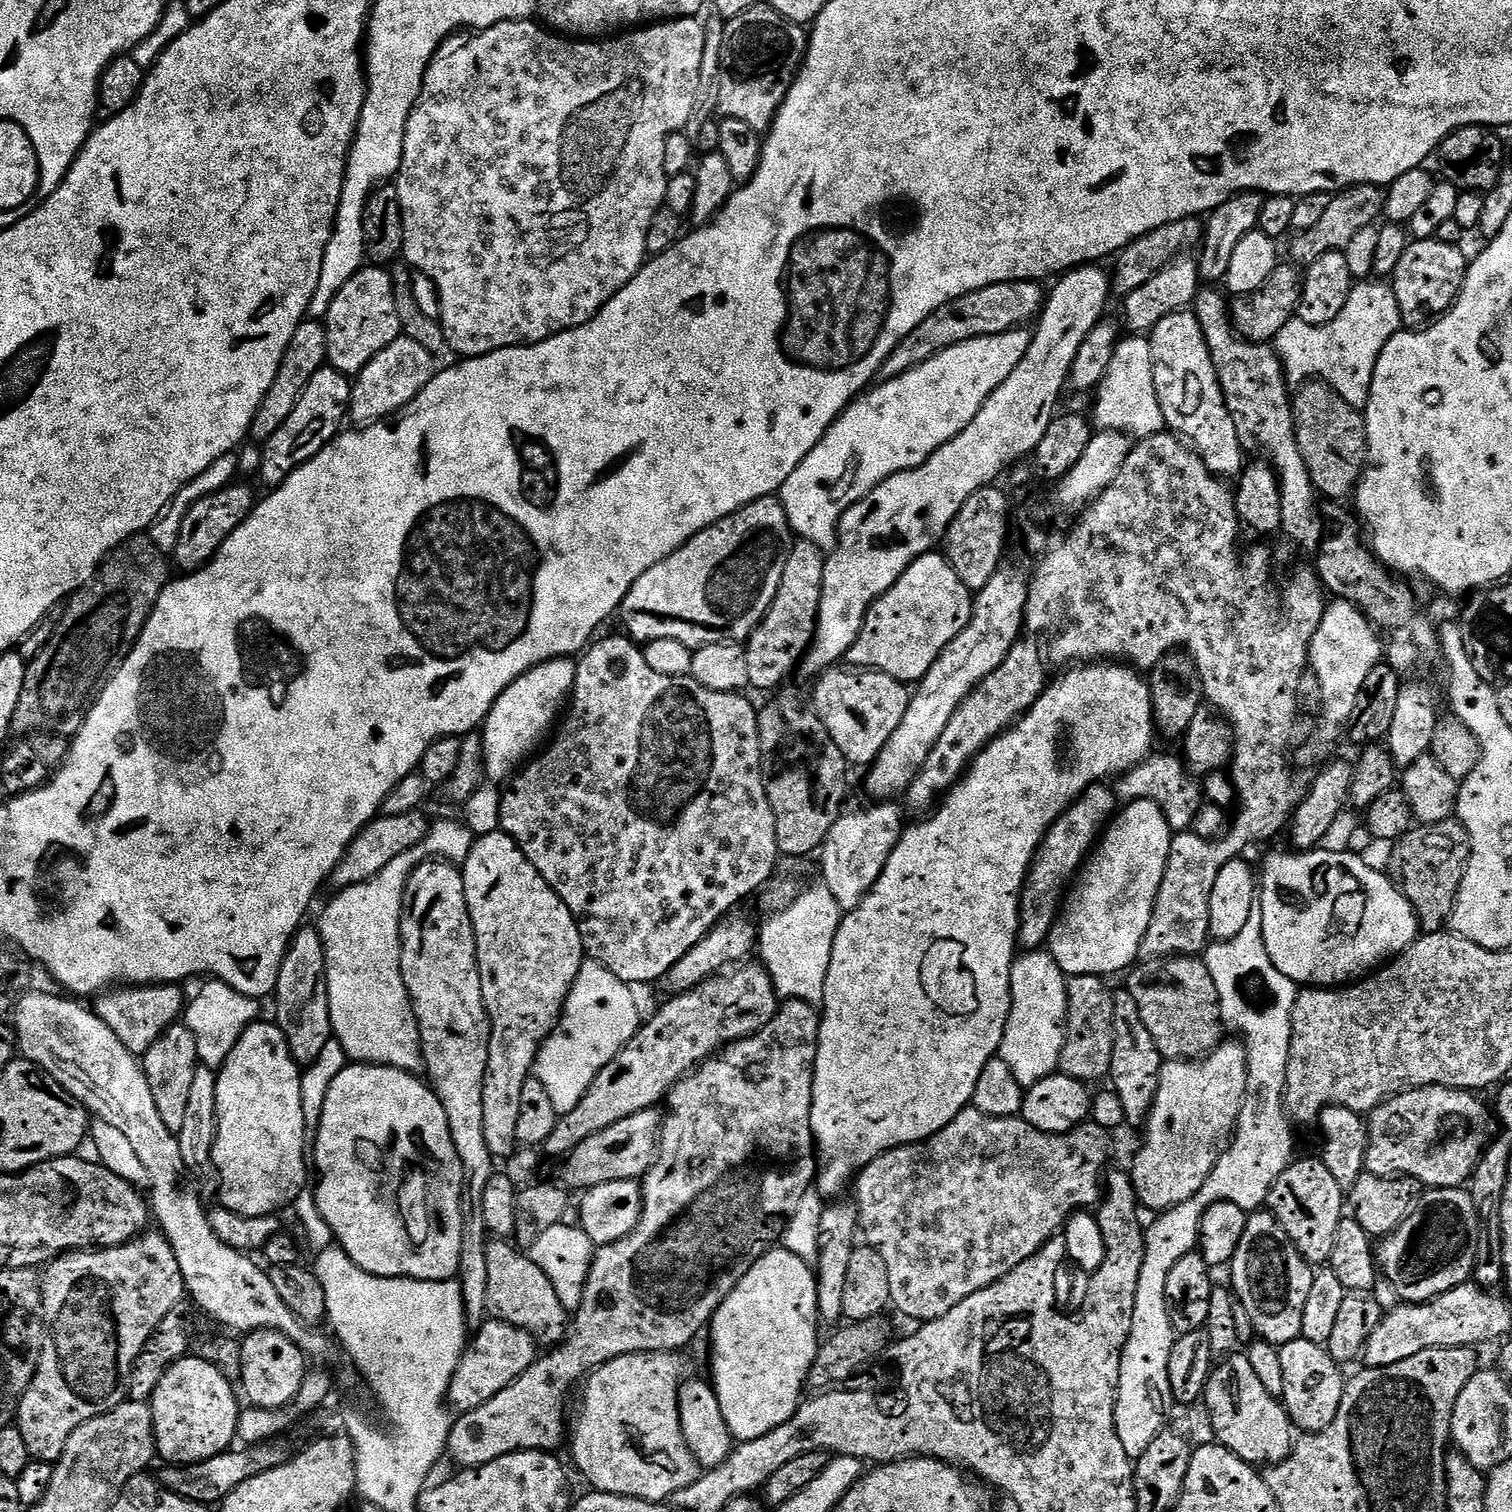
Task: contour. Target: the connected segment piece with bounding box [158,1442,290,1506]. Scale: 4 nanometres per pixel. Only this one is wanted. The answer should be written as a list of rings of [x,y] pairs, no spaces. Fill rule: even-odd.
[[[272,1442],[253,1444],[240,1450],[244,1452],[229,1450],[214,1458],[206,1458],[202,1462],[193,1464],[168,1464],[165,1472],[159,1473],[158,1479],[164,1487],[182,1498],[199,1504],[216,1506],[225,1500],[235,1488],[242,1486],[242,1482],[246,1482],[258,1474],[266,1474],[266,1470],[274,1470],[290,1459],[290,1451],[288,1452],[287,1446],[275,1444]]]

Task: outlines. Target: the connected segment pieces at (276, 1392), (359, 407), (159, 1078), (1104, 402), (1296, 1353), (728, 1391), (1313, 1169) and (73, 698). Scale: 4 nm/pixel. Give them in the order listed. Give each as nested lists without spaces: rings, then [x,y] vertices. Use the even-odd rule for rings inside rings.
[[[274,1330],[249,1332],[240,1340],[242,1346],[242,1374],[238,1384],[248,1395],[247,1403],[254,1408],[287,1408],[295,1400],[306,1375],[306,1357],[289,1336]]]
[[[401,334],[386,350],[382,350],[370,361],[364,369],[352,380],[352,402],[348,406],[347,415],[353,420],[353,425],[367,426],[369,424],[379,424],[395,417],[400,409],[405,408],[423,388],[431,382],[433,376],[438,371],[436,365],[437,357],[430,350],[418,346],[409,336]]]
[[[177,1022],[166,1029],[150,1046],[150,1050],[142,1057],[142,1067],[146,1080],[154,1094],[155,1105],[158,1106],[158,1115],[162,1122],[166,1122],[166,1130],[180,1132],[186,1114],[186,1105],[190,1102],[190,1089],[194,1083],[194,1074],[200,1064],[198,1046],[194,1042],[194,1034],[183,1023]]]
[[[1132,334],[1127,338],[1129,340],[1124,338],[1117,343],[1107,375],[1098,387],[1100,397],[1096,400],[1094,424],[1097,429],[1122,432],[1132,438],[1156,436],[1165,431],[1166,425],[1154,390],[1150,346],[1143,335]]]
[[[1303,1338],[1279,1345],[1279,1349],[1282,1358],[1282,1403],[1293,1425],[1304,1434],[1326,1430],[1342,1406],[1346,1376],[1340,1373],[1343,1372],[1341,1365],[1328,1353],[1325,1345]]]
[[[777,1246],[762,1258],[758,1258],[754,1262],[754,1266],[750,1266],[748,1273],[738,1282],[738,1286],[734,1286],[734,1290],[725,1298],[722,1306],[718,1306],[718,1310],[712,1315],[710,1325],[710,1333],[712,1332],[712,1376],[710,1375],[710,1383],[712,1389],[718,1394],[718,1406],[722,1406],[722,1418],[726,1418],[726,1426],[730,1426],[730,1434],[737,1441],[753,1440],[754,1438],[762,1438],[762,1434],[770,1434],[770,1430],[782,1426],[782,1422],[789,1420],[800,1408],[812,1363],[822,1343],[822,1335],[820,1336],[819,1330],[816,1329],[816,1324],[819,1325],[820,1323],[818,1290],[816,1289],[816,1274],[813,1265],[807,1260],[798,1258],[783,1246]]]
[[[1293,1159],[1288,1168],[1282,1170],[1270,1190],[1266,1208],[1290,1234],[1309,1264],[1324,1266],[1332,1259],[1339,1224],[1346,1216],[1346,1192],[1334,1182],[1334,1174],[1326,1170],[1323,1159],[1300,1159]]]
[[[151,535],[132,536],[112,551],[94,578],[90,578],[90,582],[72,593],[66,604],[68,609],[65,610],[60,625],[53,630],[48,645],[37,654],[36,661],[33,659],[29,663],[26,686],[22,686],[22,698],[18,698],[18,710],[14,710],[13,733],[52,733],[67,738],[75,737],[112,675],[132,653],[132,647],[142,634],[158,598],[170,583],[168,564],[170,568],[169,557],[152,545]]]

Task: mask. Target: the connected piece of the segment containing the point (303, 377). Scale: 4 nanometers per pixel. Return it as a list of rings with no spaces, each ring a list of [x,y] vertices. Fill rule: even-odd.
[[[305,318],[296,327],[294,338],[290,338],[282,362],[278,366],[278,374],[274,378],[270,390],[266,390],[266,394],[252,419],[250,436],[253,441],[266,441],[277,432],[282,426],[282,422],[286,422],[286,418],[290,418],[294,406],[298,406],[298,398],[302,398],[302,390],[306,390],[310,378],[314,374],[318,374],[320,368],[325,367],[328,358],[327,333],[327,327],[321,321],[311,318]]]

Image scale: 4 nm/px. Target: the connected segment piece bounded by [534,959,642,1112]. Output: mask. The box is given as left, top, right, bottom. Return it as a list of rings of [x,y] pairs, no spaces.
[[[585,959],[564,1003],[559,1024],[536,1056],[535,1079],[546,1086],[546,1094],[550,1094],[556,1112],[559,1108],[565,1108],[567,1112],[574,1110],[594,1078],[598,1078],[601,1070],[634,1038],[641,1026],[642,1015],[632,992],[635,991],[629,985],[614,978],[614,974],[596,960]]]

